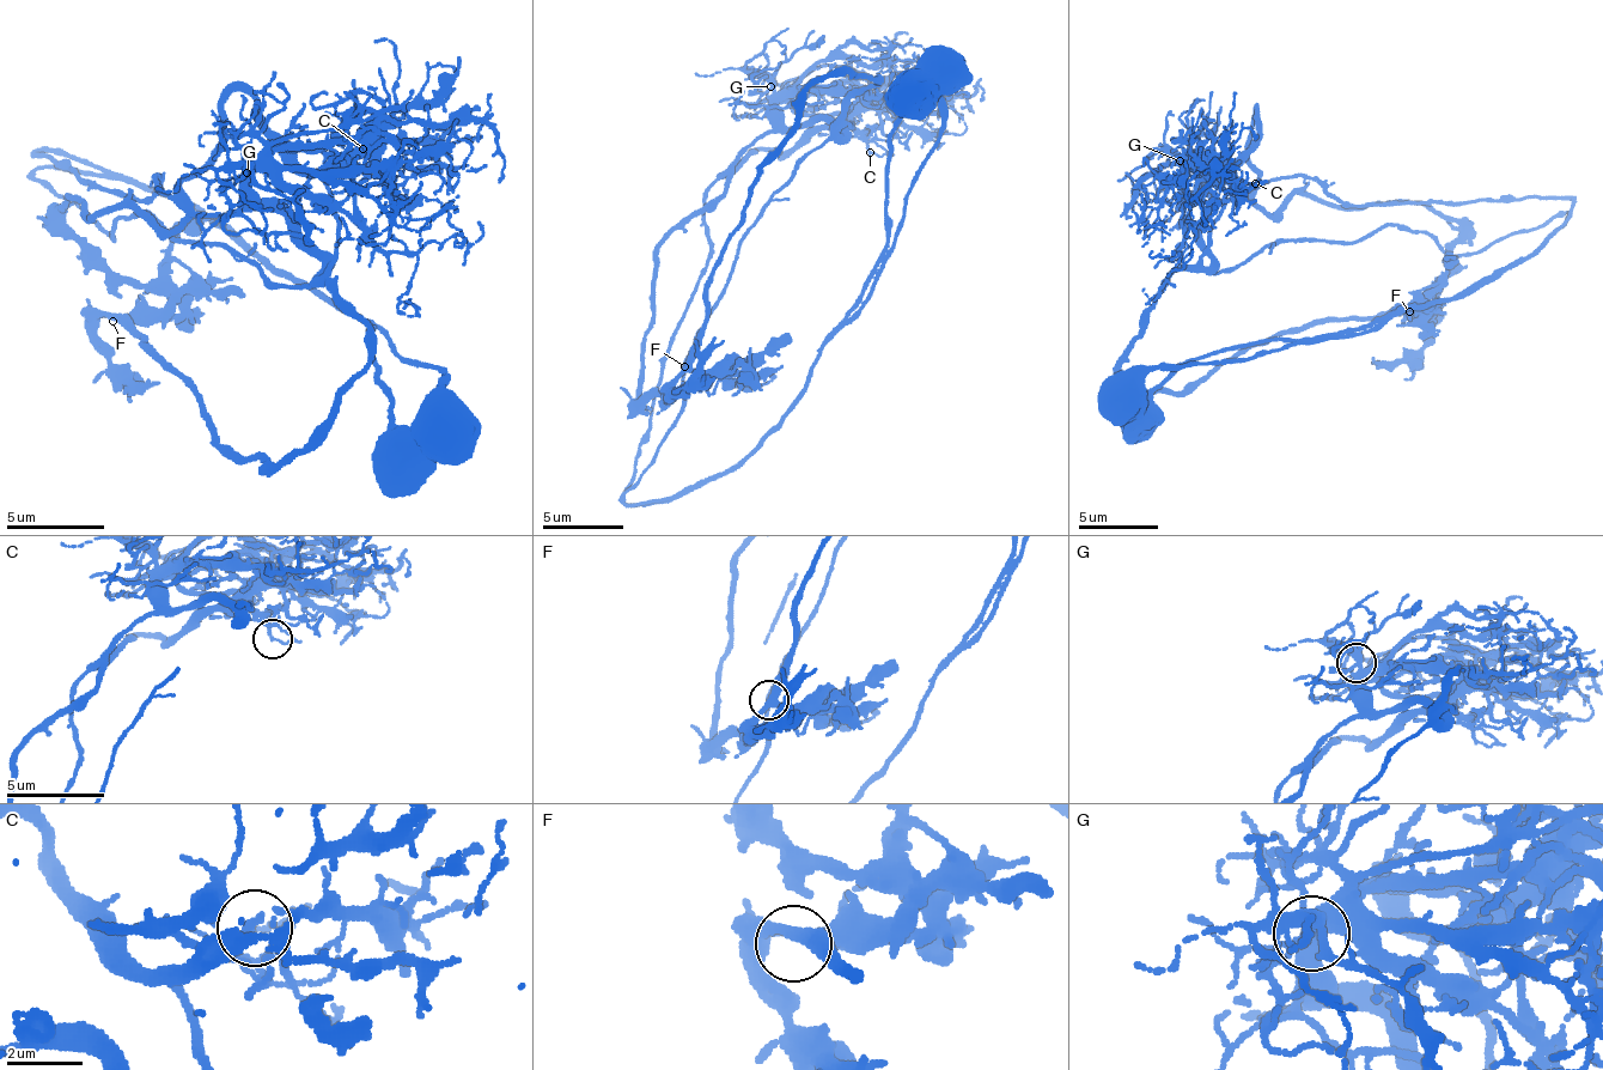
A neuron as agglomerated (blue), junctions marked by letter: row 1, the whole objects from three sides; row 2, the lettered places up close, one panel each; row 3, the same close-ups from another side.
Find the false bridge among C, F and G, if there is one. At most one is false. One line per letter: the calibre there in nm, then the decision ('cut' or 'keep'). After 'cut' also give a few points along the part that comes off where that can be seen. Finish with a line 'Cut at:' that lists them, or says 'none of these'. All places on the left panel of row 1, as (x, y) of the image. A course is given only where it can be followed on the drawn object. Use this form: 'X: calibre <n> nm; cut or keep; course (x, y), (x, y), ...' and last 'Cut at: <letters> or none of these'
C: calibre 140 nm; cut; course (364, 150), (298, 285), (142, 211), (114, 237), (32, 176), (162, 192), (359, 316), (408, 493)
F: calibre 280 nm; keep
G: calibre 320 nm; keep
Cut at: C

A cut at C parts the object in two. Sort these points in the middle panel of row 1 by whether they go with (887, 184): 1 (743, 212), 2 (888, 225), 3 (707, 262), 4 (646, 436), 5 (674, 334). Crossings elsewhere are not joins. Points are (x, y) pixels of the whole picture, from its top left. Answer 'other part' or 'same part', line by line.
1: other part
2: same part
3: other part
4: other part
5: other part

